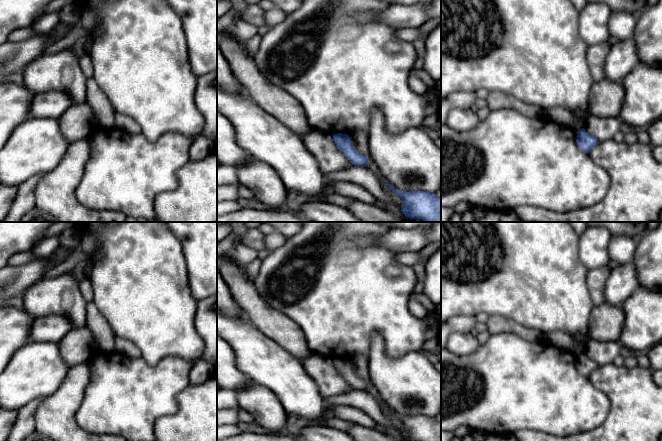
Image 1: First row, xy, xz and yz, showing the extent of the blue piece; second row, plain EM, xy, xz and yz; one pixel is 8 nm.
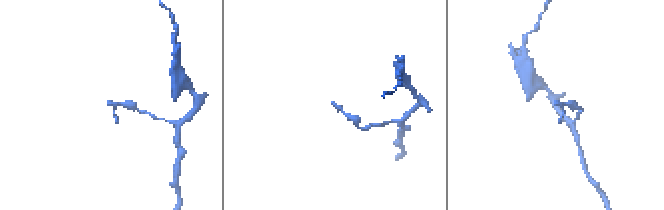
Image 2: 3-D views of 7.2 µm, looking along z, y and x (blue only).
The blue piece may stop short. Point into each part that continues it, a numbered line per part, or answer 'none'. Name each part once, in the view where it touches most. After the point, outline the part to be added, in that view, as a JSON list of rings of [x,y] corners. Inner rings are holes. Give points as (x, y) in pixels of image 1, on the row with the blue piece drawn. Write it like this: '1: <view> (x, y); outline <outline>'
none

